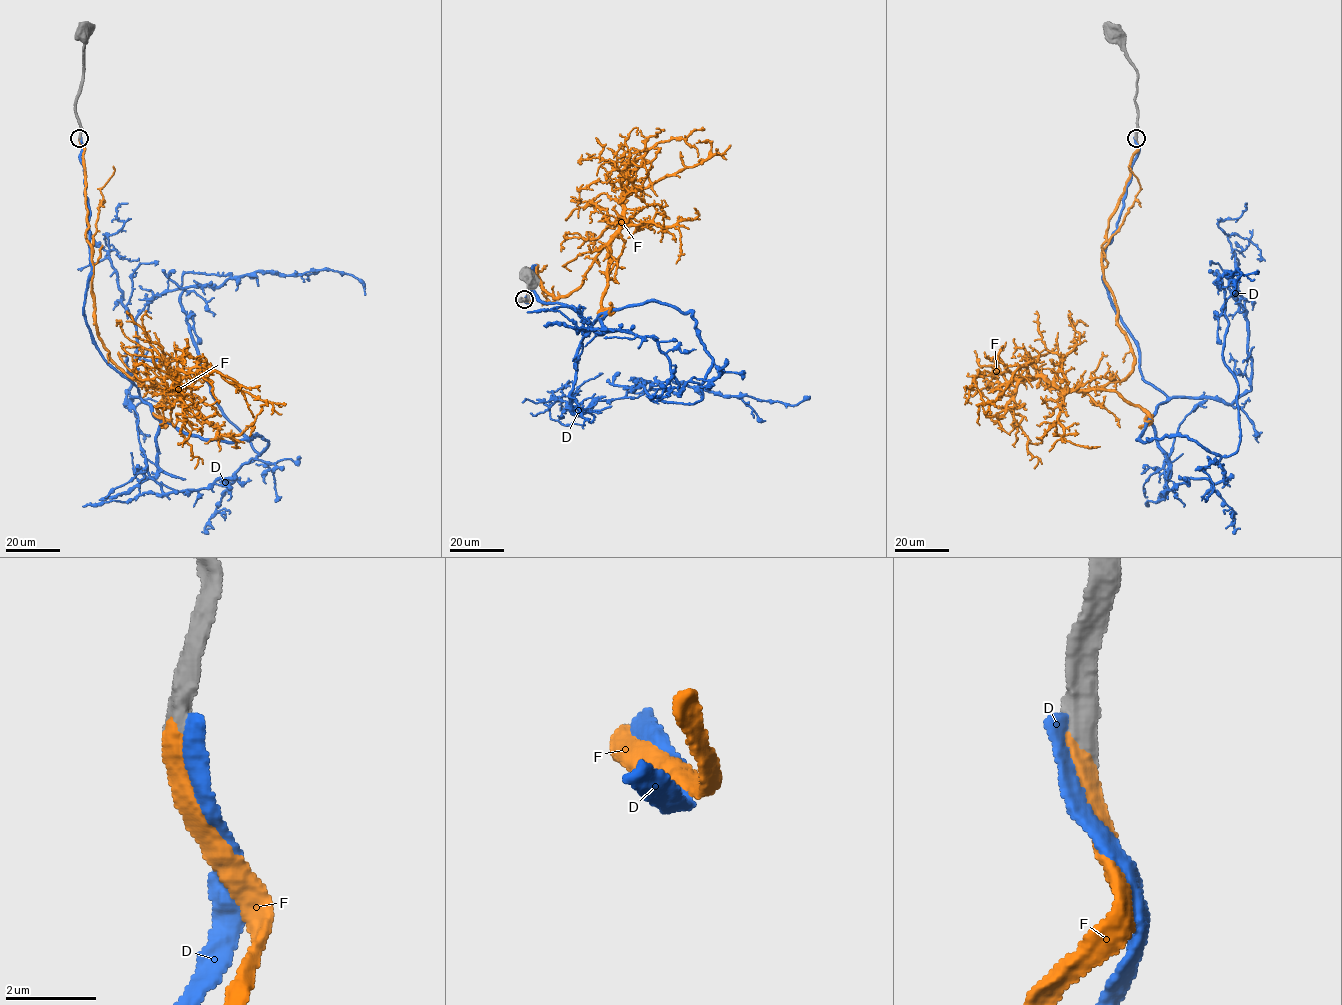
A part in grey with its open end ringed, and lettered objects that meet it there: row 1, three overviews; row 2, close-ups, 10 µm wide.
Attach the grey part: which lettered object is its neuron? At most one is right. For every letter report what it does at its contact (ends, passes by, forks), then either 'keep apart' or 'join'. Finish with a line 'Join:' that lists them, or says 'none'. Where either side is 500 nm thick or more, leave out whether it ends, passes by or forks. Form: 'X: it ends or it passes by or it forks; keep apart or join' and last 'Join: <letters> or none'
D: keep apart
F: join
Join: F

